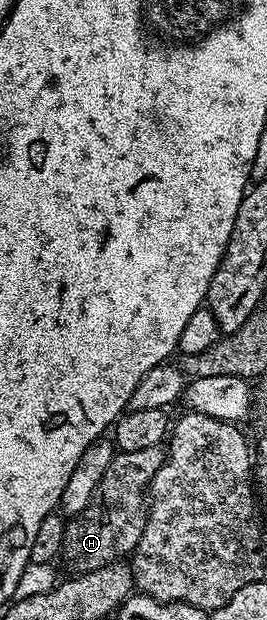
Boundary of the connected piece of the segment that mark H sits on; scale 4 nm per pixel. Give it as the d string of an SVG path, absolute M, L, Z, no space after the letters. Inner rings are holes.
M161 446L135 449L132 453L118 451L114 454L112 465L108 465L98 486L96 502L67 522L60 559L71 567L71 572L104 569L104 565L133 556L144 533L150 482L152 477L156 477L163 458Z

